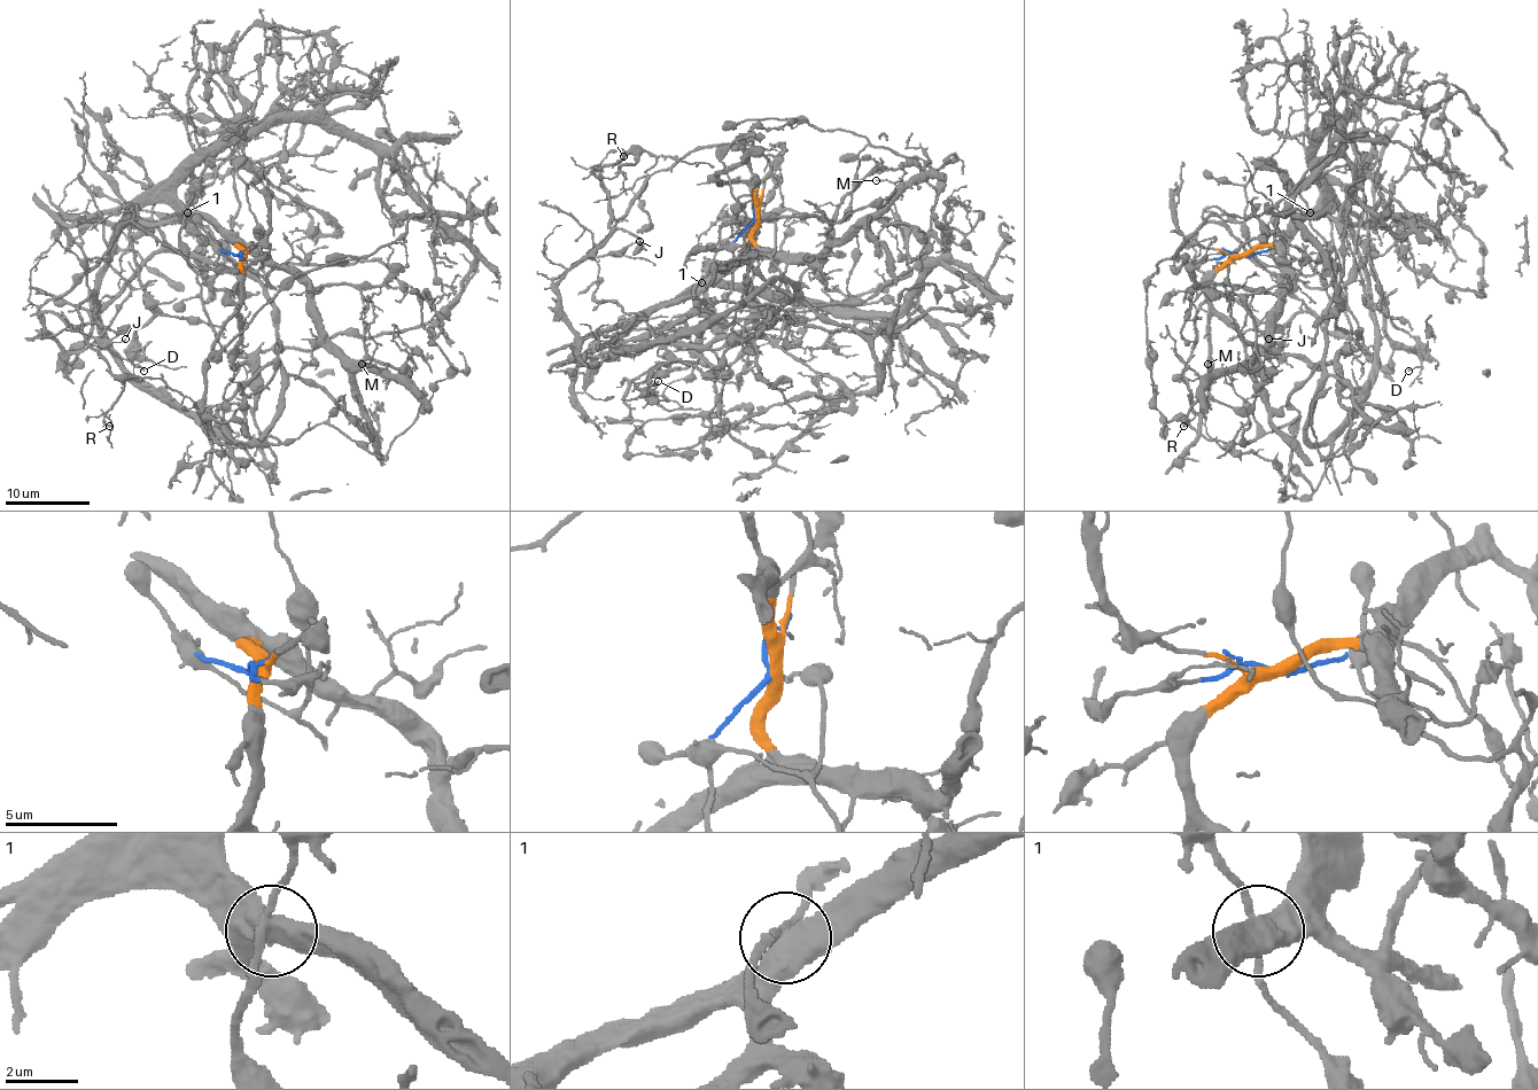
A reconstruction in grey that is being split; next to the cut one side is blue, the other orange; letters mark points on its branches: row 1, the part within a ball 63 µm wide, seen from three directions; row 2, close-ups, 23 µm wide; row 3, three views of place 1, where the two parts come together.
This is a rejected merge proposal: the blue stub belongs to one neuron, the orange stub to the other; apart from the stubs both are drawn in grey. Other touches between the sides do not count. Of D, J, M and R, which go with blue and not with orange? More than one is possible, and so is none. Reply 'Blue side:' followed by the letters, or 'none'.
Blue side: J, R

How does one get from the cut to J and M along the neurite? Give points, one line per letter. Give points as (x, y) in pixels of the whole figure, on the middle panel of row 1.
J: (754, 217), (754, 192), (769, 161), (747, 149), (696, 148), (646, 179), (623, 217), (554, 278), (638, 240)
M: (756, 217), (759, 247), (805, 252), (820, 262), (895, 187), (891, 181), (876, 179)

